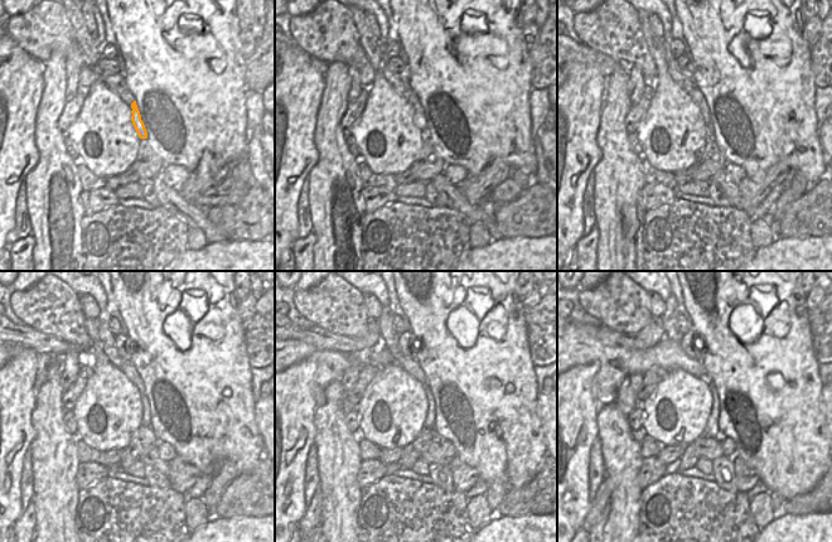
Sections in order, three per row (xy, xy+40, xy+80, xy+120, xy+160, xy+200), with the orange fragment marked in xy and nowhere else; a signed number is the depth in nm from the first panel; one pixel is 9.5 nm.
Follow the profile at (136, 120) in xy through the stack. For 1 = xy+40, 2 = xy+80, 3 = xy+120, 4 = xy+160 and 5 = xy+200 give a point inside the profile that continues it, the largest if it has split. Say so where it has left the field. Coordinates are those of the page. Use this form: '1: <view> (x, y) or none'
1: xy+40 (419, 117)
2: xy+80 (700, 100)
3: xy+120 (130, 372)
4: xy+160 (332, 366)
5: xy+200 (583, 347)

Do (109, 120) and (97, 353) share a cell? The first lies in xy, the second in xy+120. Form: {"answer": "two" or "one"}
{"answer": "one"}

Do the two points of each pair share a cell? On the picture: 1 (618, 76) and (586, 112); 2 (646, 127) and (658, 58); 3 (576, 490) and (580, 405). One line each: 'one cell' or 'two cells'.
1: two cells
2: one cell
3: one cell

